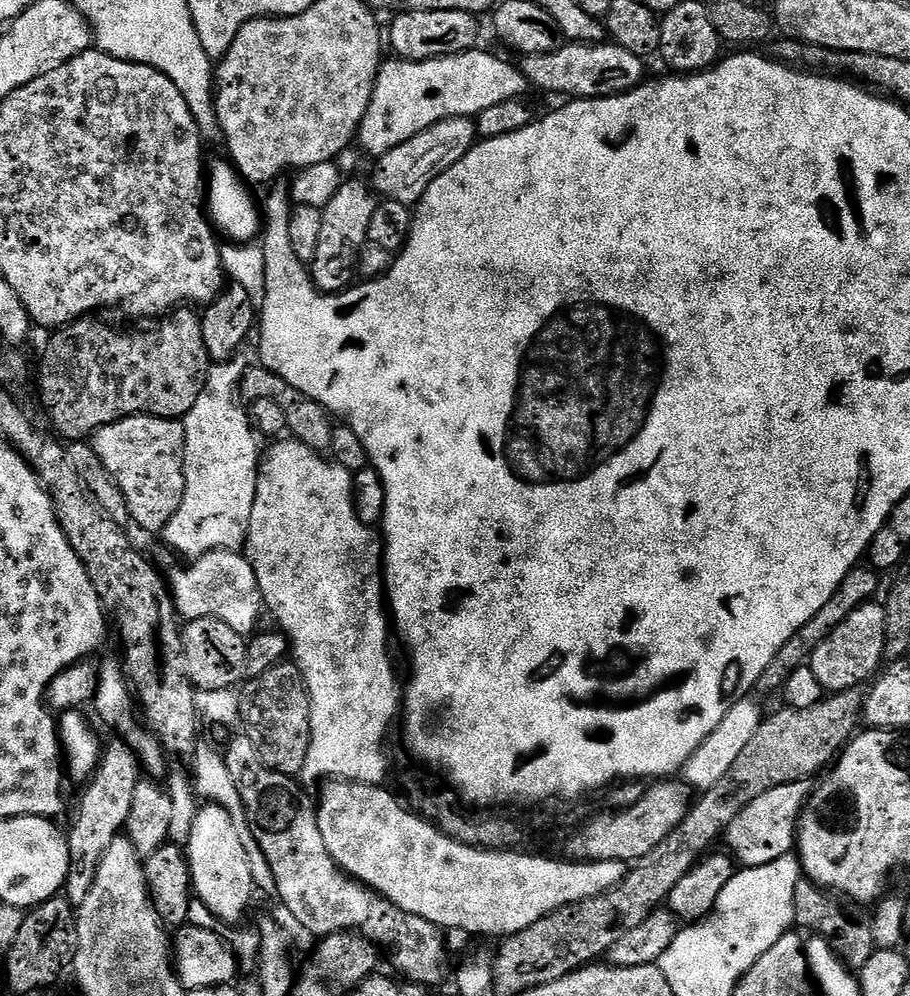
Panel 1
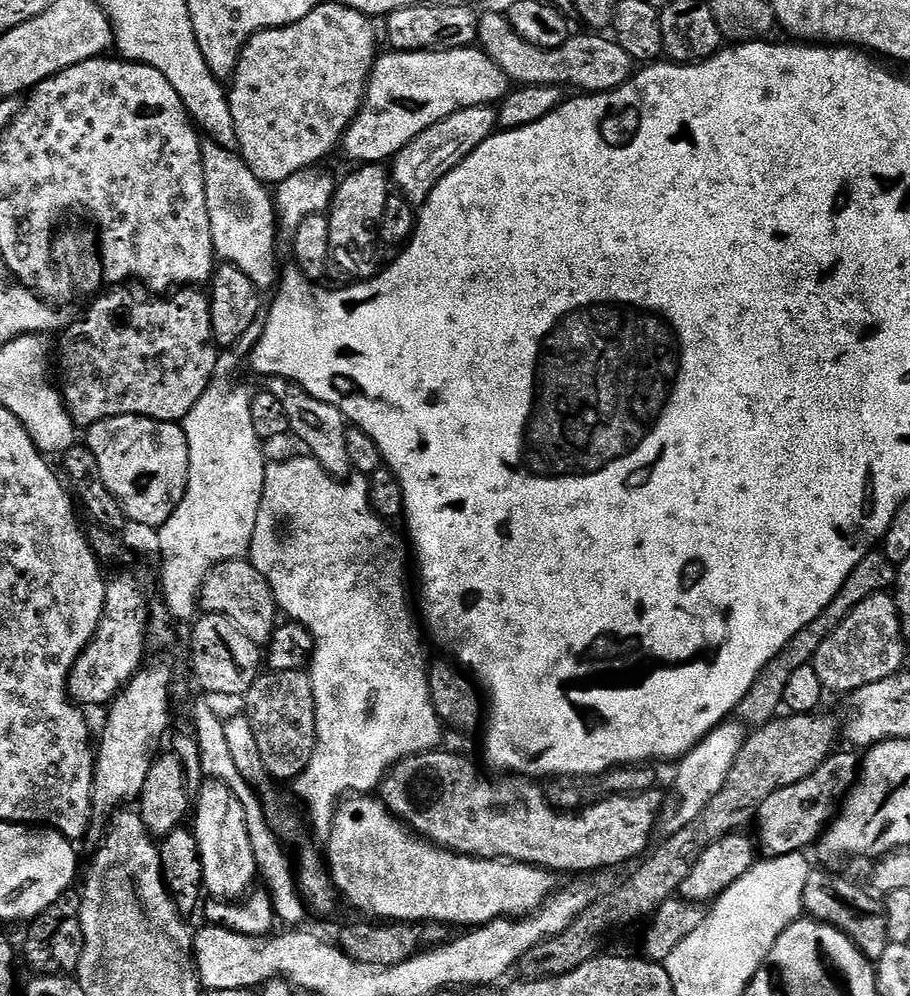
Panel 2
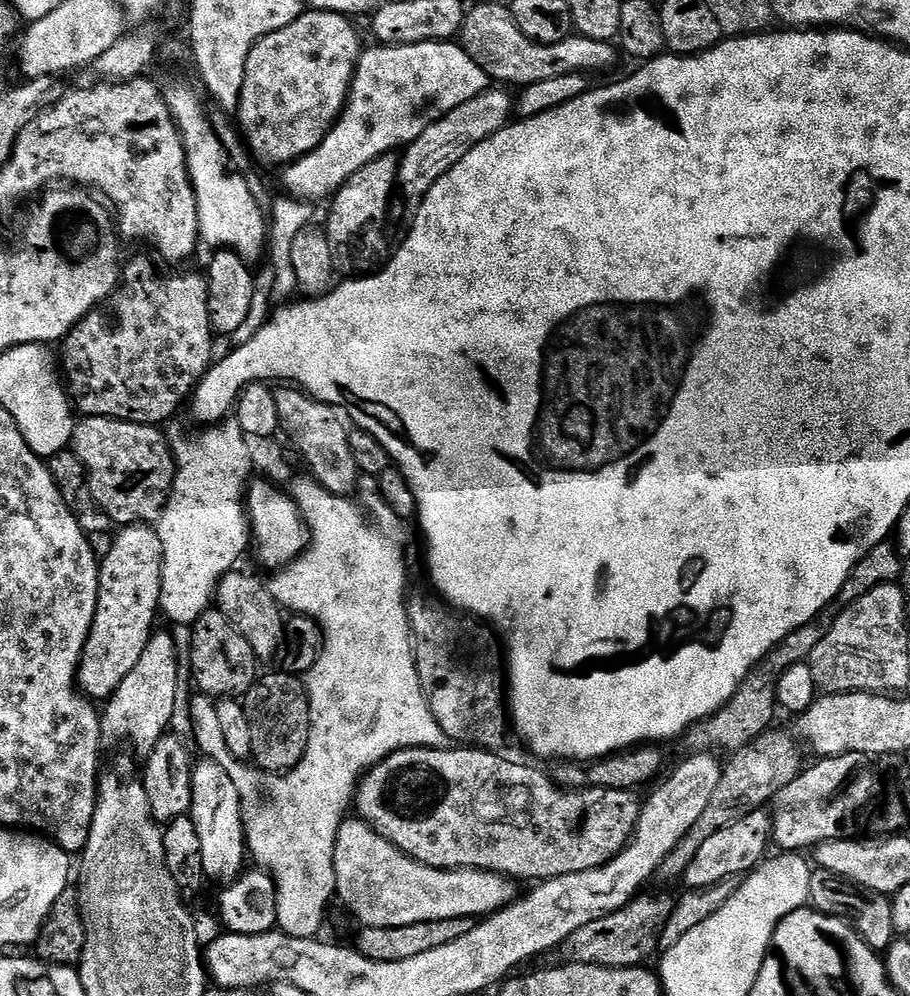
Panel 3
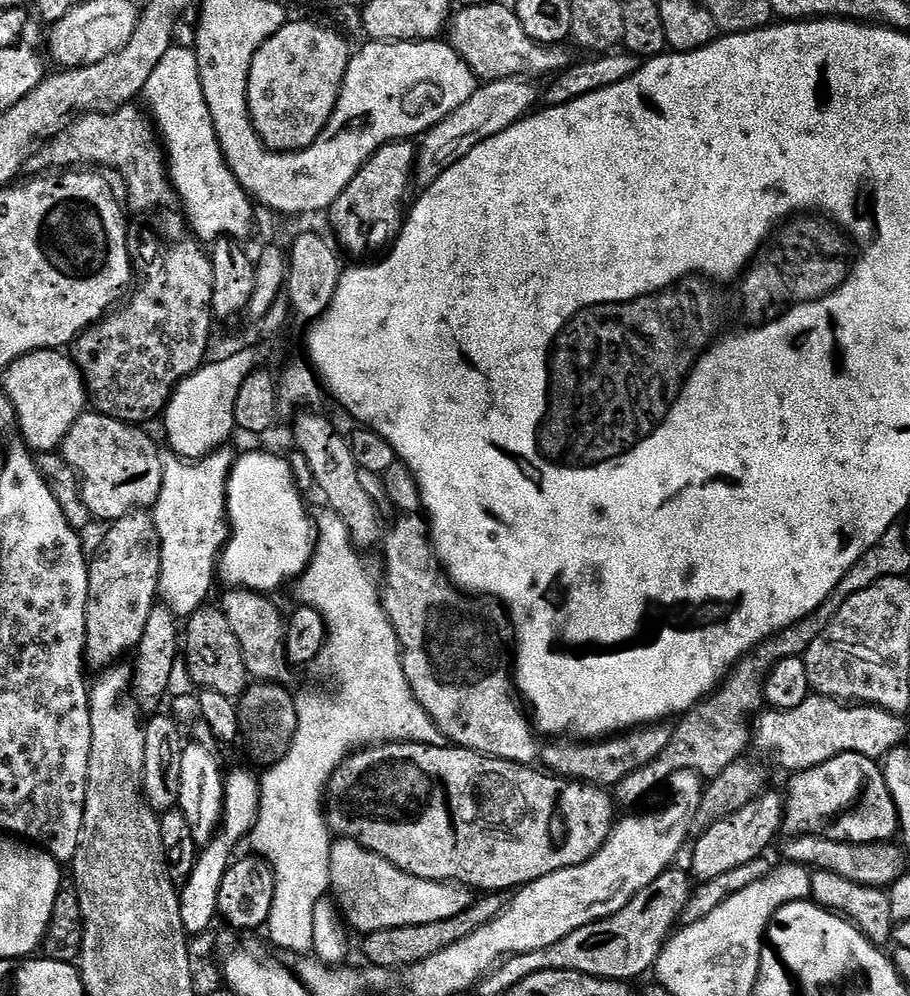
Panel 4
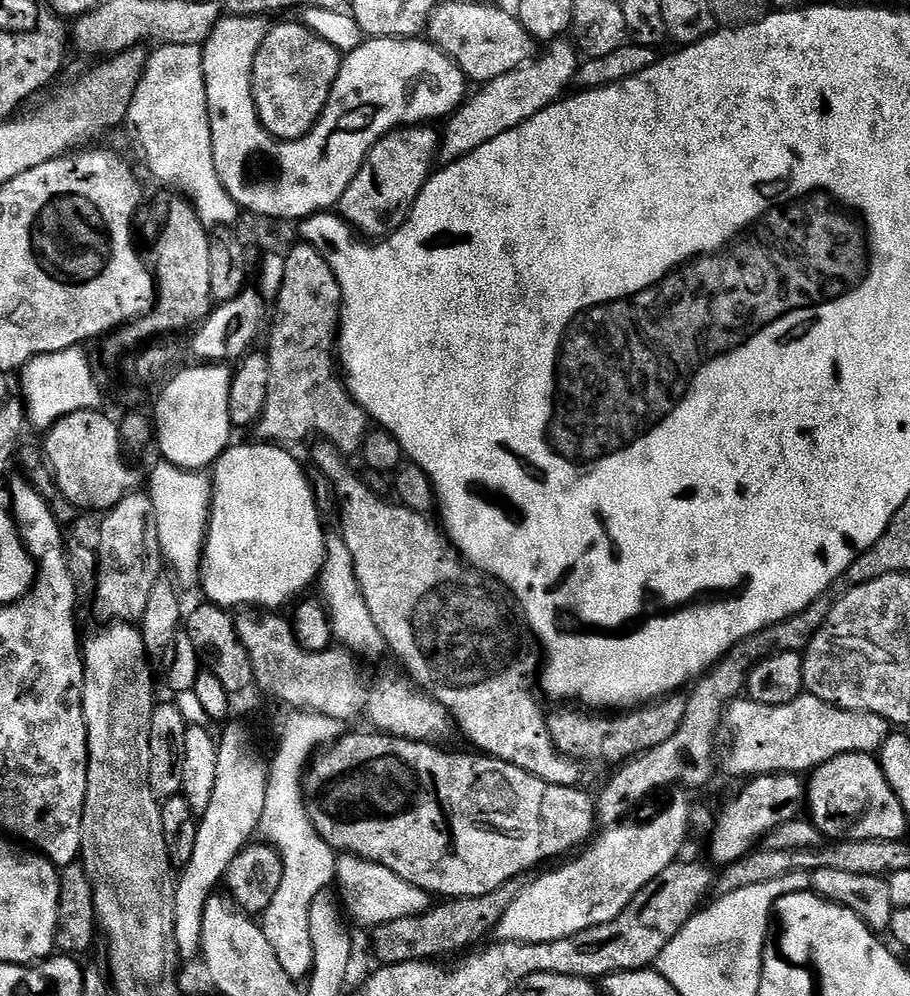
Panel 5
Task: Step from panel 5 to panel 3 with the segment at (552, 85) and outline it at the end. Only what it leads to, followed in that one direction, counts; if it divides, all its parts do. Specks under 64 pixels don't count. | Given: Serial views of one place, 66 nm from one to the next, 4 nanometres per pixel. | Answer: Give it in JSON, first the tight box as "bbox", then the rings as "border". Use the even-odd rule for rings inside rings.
{"bbox":[398,86,514,202],"border":[[[500,86],[489,87],[487,92],[470,98],[462,106],[450,110],[441,120],[436,120],[417,140],[412,141],[403,149],[404,157],[400,160],[400,172],[398,171],[398,188],[408,200],[419,202],[430,194],[434,182],[448,173],[474,146],[486,142],[486,138],[493,136],[495,132],[501,132],[507,128],[514,116],[514,96],[511,91]]]}

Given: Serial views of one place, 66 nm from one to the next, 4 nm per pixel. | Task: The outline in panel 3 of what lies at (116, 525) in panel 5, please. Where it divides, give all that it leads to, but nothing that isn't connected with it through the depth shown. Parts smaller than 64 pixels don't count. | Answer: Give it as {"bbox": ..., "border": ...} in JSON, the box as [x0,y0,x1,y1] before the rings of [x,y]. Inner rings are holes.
{"bbox":[75,523,164,702],"border":[[[145,523],[132,524],[121,527],[115,536],[116,541],[113,542],[112,549],[99,561],[100,585],[98,586],[96,613],[76,670],[75,683],[80,692],[92,702],[107,702],[118,690],[118,686],[122,686],[122,678],[126,678],[126,674],[134,670],[139,655],[146,650],[146,644],[154,631],[154,620],[156,616],[158,618],[159,613],[161,566],[164,555],[156,530]]]}

